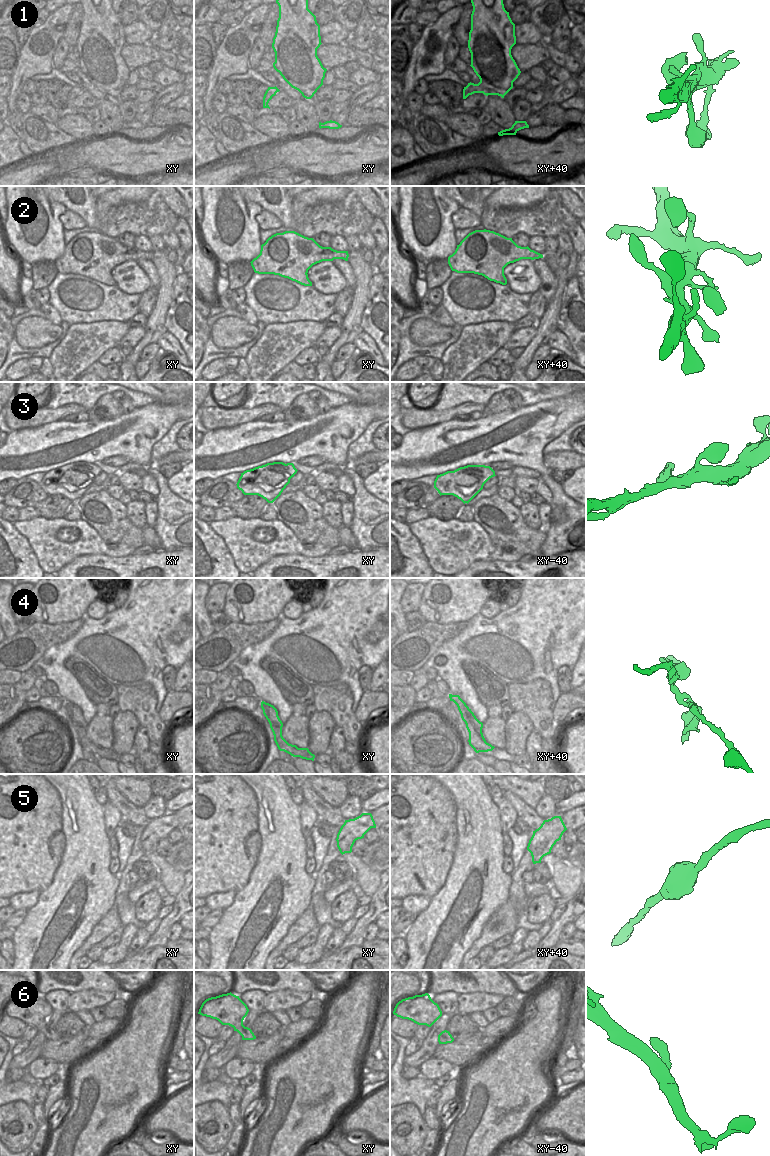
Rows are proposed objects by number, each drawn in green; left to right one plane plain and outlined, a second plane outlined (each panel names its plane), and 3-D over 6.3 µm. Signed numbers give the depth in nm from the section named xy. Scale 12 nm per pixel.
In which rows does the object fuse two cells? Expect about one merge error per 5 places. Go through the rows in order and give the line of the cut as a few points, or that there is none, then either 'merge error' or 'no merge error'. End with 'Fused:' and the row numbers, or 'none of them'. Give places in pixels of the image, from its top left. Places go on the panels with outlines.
1: no cut | no merge error
2: no cut | no merge error
3: no cut | no merge error
4: xy+40 (468, 709), (469, 721), (481, 731) | merge error
5: no cut | no merge error
6: no cut | no merge error
Fused: 4

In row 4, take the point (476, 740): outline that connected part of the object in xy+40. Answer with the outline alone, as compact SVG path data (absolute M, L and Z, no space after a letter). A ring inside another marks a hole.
M449 694L450 701L453 701L461 714L462 720L466 724L466 728L469 732L469 745L474 749L476 753L492 751L495 747L487 743L482 731L476 729L470 722L469 719L469 707L460 698L459 695Z

